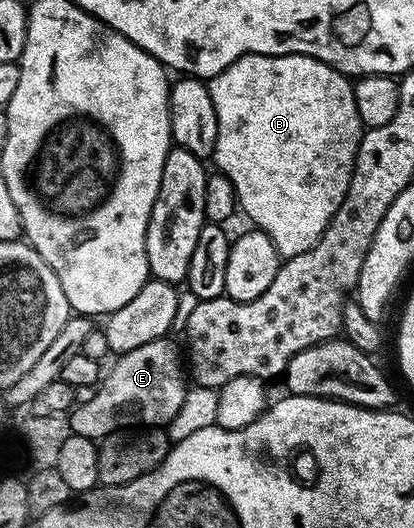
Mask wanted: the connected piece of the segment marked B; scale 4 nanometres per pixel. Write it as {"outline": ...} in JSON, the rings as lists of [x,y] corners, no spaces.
{"outline":[[[246,53],[241,55],[225,71],[221,71],[215,77],[206,82],[207,90],[213,101],[213,111],[217,113],[217,147],[213,158],[214,168],[233,183],[235,199],[241,213],[251,220],[250,224],[256,229],[260,229],[277,247],[280,258],[286,259],[293,255],[301,255],[301,251],[309,251],[317,239],[325,231],[325,227],[333,219],[337,207],[341,207],[341,199],[349,191],[349,179],[353,175],[355,166],[355,156],[359,150],[359,141],[363,138],[364,128],[361,119],[357,115],[357,103],[353,99],[355,90],[352,78],[346,73],[339,73],[333,67],[321,63],[317,59],[307,57],[304,53],[290,53],[274,57],[273,55],[257,55],[256,53]]]}

